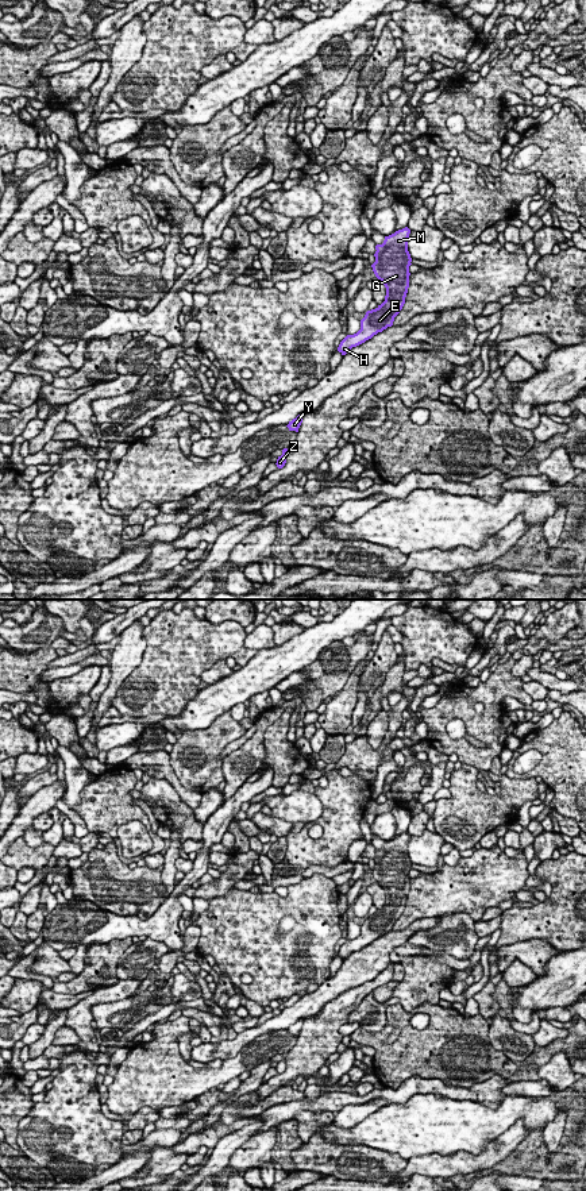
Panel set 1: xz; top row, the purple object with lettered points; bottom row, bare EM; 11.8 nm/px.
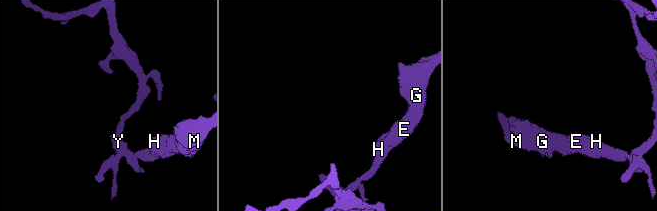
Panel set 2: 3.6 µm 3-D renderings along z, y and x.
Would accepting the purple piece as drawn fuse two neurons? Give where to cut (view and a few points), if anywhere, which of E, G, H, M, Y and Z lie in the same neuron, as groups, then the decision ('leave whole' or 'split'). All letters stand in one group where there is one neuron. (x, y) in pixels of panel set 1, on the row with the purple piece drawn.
cut none; groups E G H M Y Z; leave whole

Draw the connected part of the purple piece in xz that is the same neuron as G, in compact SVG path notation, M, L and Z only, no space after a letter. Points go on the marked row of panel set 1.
M408 227L385 236L382 244L375 246L375 262L371 265L375 277L385 285L385 301L375 309L367 311L361 320L361 329L354 335L347 335L339 344L338 351L346 355L352 347L356 347L371 339L378 332L393 325L394 317L405 304L409 288L409 266L412 258L408 251Z

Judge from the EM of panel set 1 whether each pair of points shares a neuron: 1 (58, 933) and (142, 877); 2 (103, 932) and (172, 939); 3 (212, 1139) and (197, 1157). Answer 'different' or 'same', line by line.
1: different
2: same
3: different

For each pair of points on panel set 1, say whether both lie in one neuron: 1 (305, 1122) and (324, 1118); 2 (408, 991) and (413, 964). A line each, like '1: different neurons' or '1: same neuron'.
1: same neuron
2: same neuron

